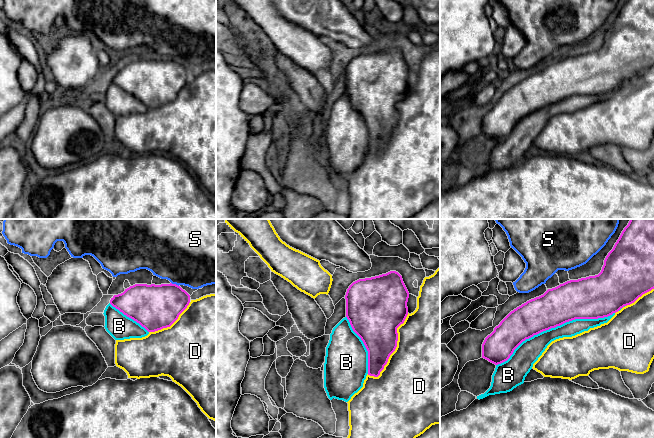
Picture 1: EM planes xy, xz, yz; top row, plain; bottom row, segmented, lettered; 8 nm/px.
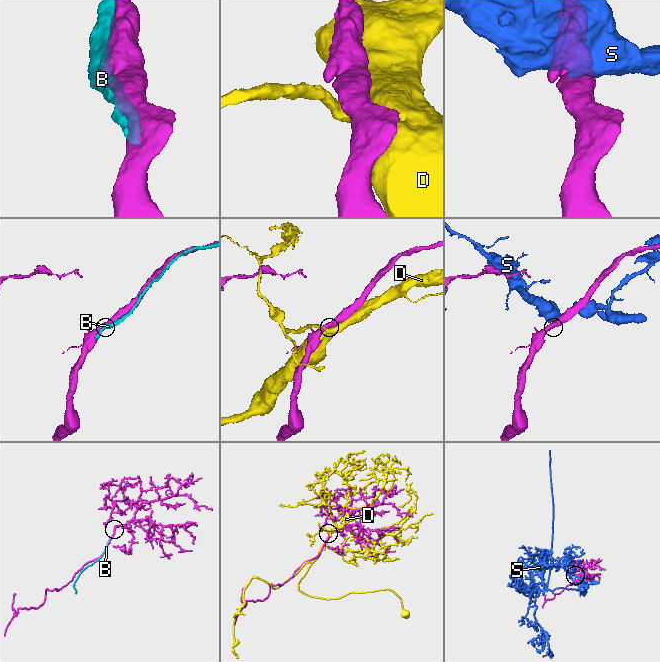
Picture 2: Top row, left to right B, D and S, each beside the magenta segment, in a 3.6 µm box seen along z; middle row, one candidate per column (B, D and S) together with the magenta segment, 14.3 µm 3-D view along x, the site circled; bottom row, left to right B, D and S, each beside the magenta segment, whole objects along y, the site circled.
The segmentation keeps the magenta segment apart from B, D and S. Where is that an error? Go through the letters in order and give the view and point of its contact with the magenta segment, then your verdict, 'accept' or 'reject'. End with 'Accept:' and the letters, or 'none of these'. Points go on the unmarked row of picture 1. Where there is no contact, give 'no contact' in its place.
B: yz (554, 103) | accept
D: xz (395, 124) | reject
S: xy (175, 60) | reject
Accept: B

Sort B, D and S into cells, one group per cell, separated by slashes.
B / D / S

